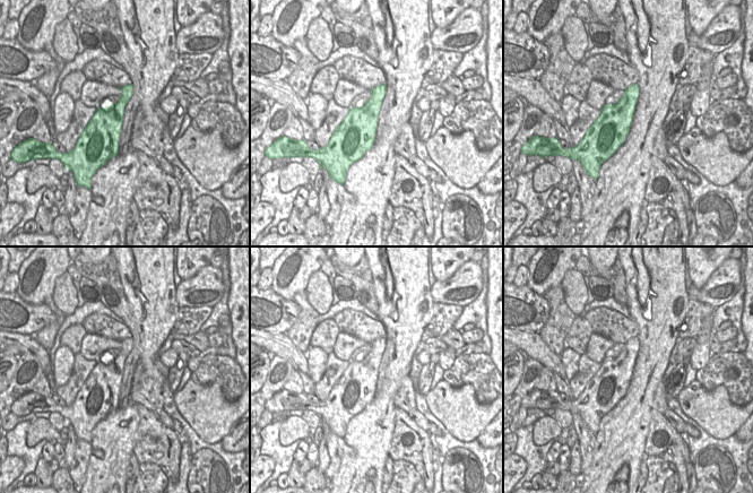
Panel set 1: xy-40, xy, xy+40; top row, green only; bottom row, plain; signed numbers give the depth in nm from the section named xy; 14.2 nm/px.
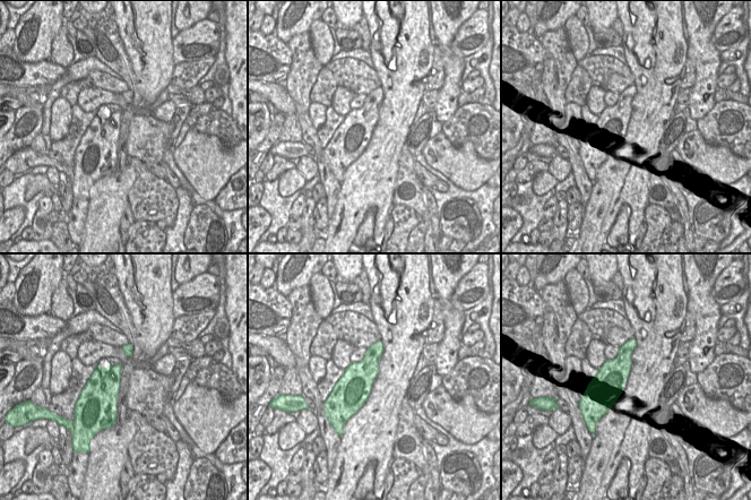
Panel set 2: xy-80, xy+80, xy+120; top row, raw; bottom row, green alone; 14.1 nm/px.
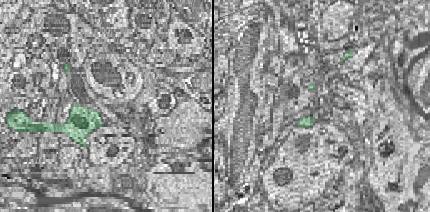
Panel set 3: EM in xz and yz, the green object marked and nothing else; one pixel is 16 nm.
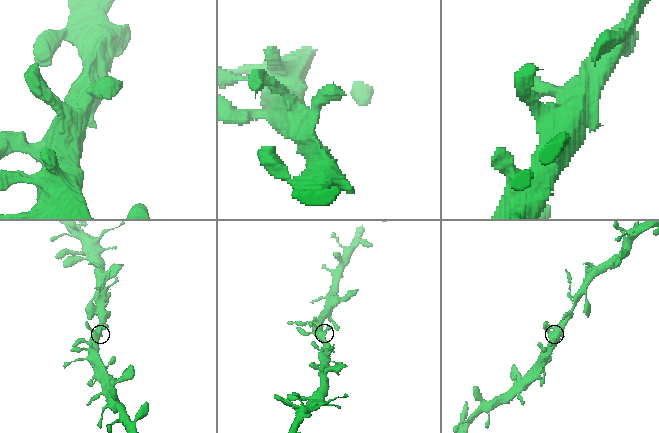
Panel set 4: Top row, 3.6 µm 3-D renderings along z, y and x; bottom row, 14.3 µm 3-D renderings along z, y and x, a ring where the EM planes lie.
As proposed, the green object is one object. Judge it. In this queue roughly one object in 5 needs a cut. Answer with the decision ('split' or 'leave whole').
leave whole

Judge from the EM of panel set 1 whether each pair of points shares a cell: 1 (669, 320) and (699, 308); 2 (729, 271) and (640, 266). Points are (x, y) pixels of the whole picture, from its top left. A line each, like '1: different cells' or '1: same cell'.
1: different cells
2: different cells

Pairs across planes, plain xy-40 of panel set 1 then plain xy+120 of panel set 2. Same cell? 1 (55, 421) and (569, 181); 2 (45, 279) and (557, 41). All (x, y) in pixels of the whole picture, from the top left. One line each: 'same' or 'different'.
1: different
2: different

